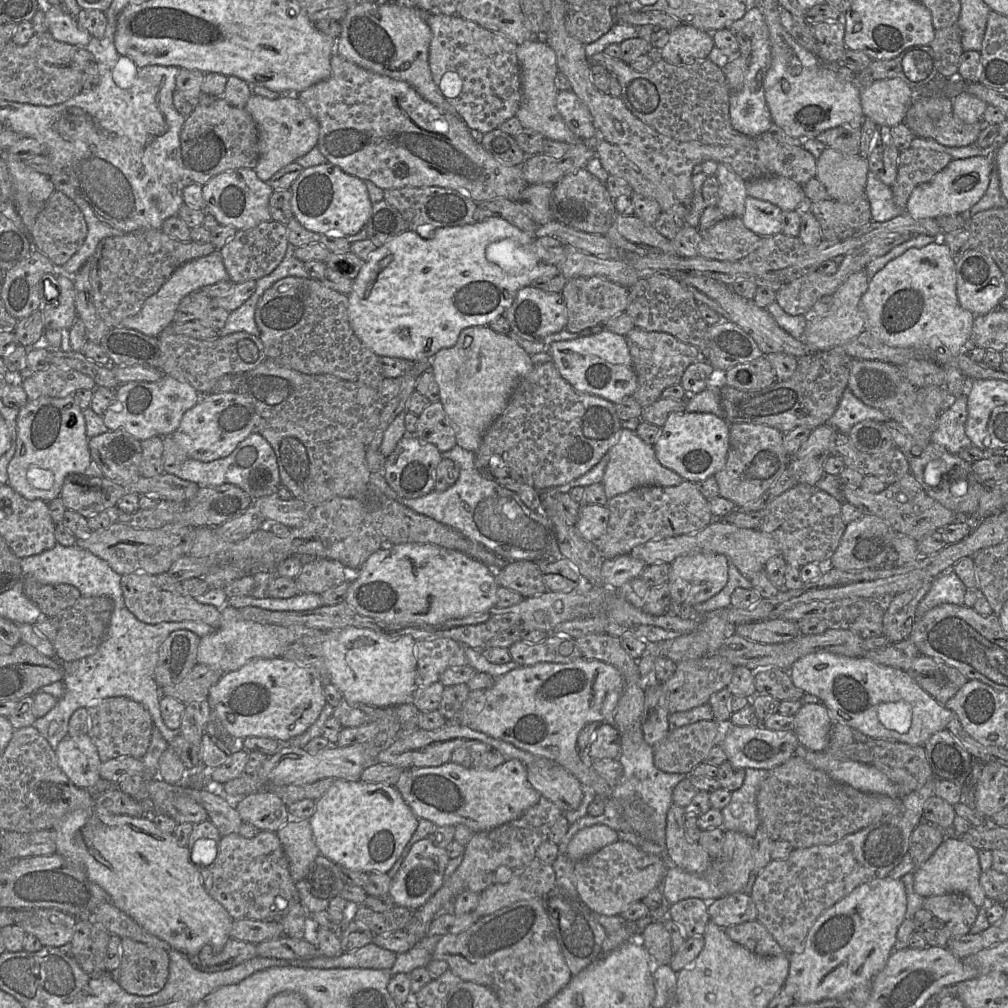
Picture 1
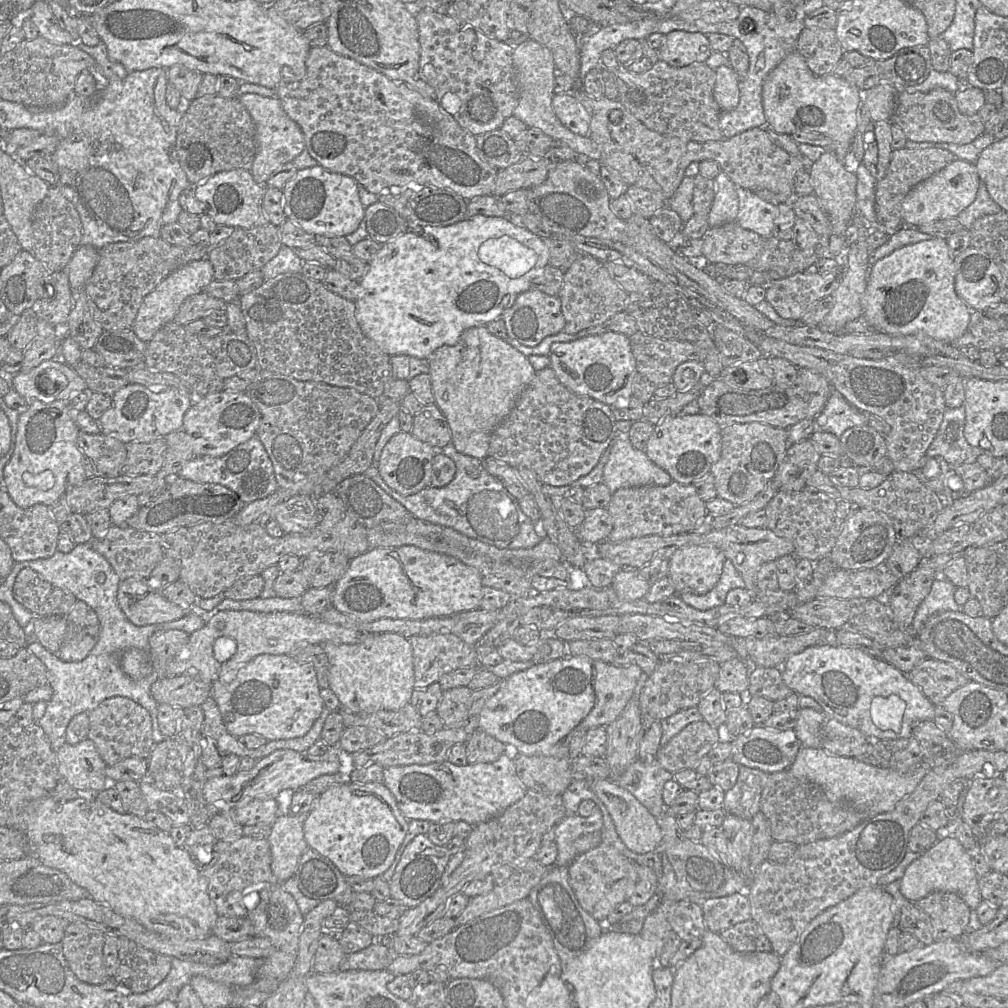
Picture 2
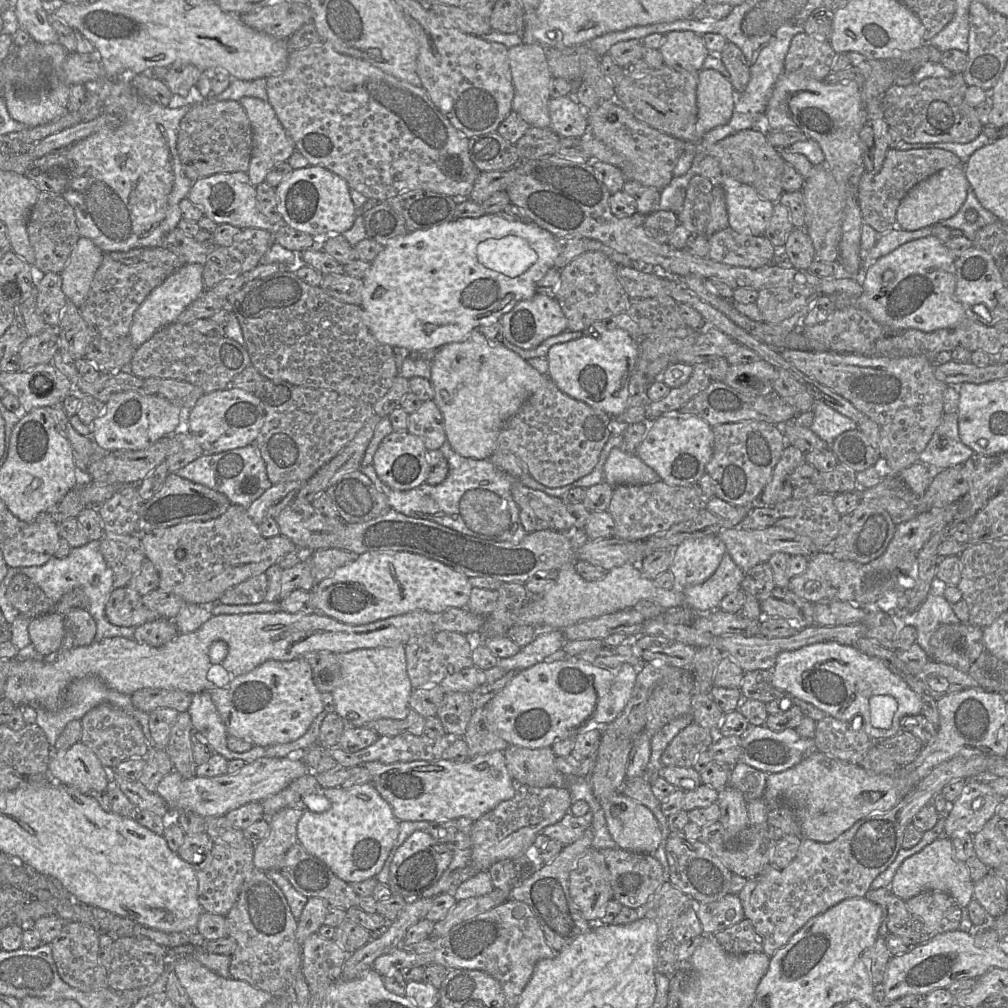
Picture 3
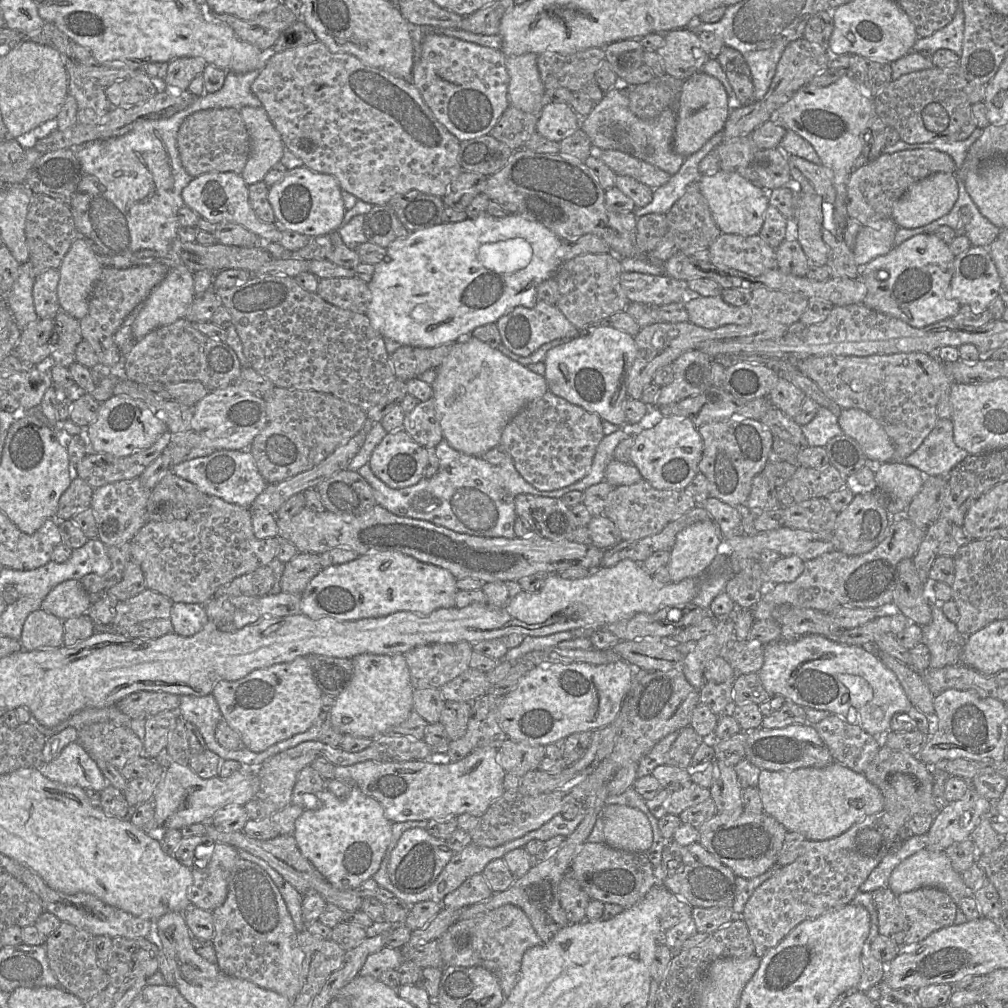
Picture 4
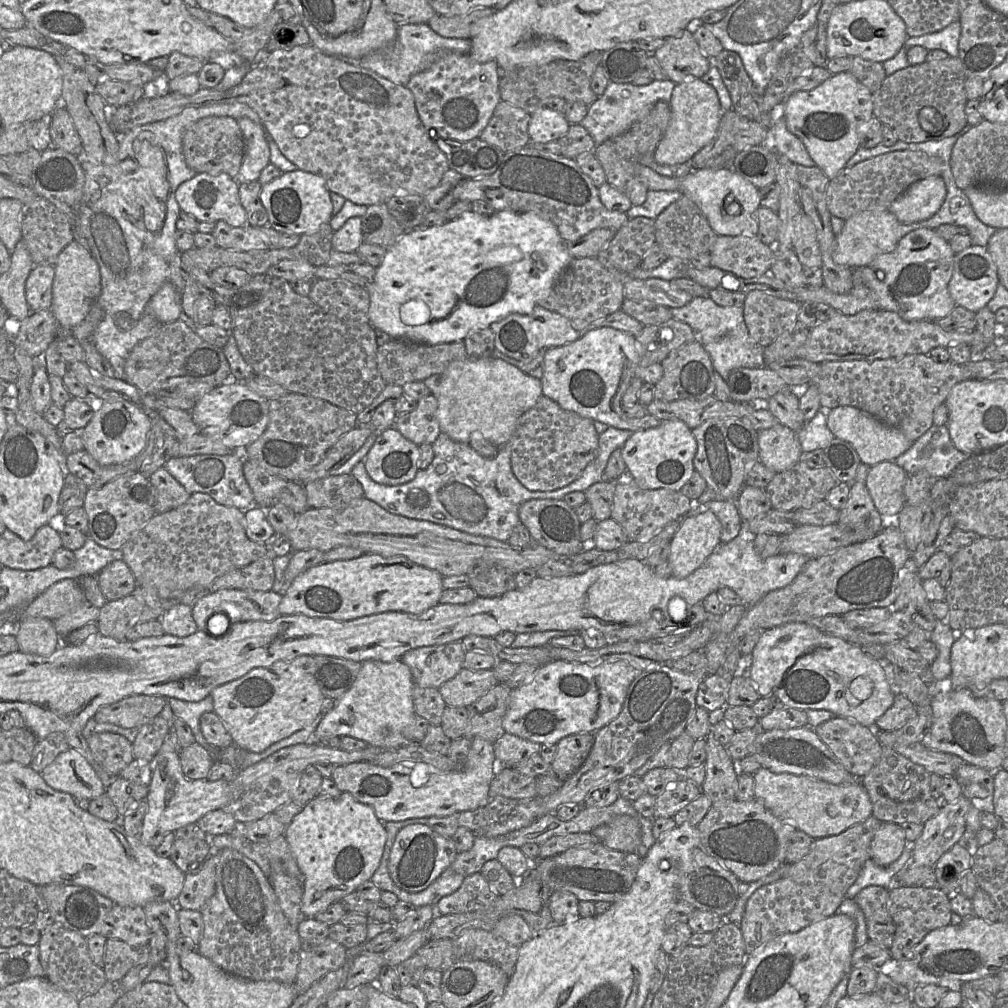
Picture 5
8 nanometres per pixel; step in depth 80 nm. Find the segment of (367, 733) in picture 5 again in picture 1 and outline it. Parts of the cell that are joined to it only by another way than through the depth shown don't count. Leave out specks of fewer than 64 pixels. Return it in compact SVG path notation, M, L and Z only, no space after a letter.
M348 626L340 629L332 629L330 631L323 632L321 635L305 636L297 641L303 644L311 650L317 650L319 654L324 658L326 666L329 670L330 680L342 694L342 698L349 703L361 703L378 708L398 706L411 701L414 691L416 690L416 675L417 675L417 659L416 659L416 640L410 635L391 636L383 633L378 633L368 628L358 628Z

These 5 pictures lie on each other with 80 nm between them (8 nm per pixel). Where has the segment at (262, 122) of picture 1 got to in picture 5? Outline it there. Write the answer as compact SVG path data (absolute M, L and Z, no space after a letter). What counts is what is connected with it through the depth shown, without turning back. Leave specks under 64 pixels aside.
M247 117L238 119L245 143L245 152L241 168L236 178L239 184L257 181L262 170L270 163L270 149L267 133L260 123Z

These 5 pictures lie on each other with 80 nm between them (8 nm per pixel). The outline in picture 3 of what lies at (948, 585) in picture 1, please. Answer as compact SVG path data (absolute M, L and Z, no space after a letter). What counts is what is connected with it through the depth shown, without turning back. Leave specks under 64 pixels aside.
M934 578L930 592L921 606L909 615L909 623L916 629L916 643L927 653L931 660L930 640L942 624L956 624L959 619L952 610L952 605L943 596L947 587L943 581Z

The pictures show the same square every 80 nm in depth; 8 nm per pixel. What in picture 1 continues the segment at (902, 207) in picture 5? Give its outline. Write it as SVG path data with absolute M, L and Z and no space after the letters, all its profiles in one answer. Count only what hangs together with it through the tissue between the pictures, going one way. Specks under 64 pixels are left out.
M990 156L952 159L941 172L912 191L904 212L914 219L963 214L980 201L988 188L993 170L995 164Z

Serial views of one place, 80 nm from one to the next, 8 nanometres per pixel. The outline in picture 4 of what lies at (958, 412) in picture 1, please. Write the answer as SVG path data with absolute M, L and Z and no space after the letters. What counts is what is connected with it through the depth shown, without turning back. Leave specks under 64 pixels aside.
M939 418L922 444L904 462L929 476L947 476L960 461L969 455L954 441L951 418Z

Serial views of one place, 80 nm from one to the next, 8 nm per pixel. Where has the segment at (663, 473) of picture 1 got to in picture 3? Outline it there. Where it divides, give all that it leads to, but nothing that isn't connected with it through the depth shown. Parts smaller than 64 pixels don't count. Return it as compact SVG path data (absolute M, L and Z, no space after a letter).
M615 447L604 464L604 481L612 487L643 485L660 481L658 474L636 454Z

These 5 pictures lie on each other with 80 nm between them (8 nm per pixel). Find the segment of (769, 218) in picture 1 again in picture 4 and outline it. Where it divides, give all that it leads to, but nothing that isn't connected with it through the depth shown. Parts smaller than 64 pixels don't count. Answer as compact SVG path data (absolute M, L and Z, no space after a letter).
M721 169L711 174L700 175L697 182L721 233L742 236L759 234L765 211L769 206L767 192L764 189L736 172Z

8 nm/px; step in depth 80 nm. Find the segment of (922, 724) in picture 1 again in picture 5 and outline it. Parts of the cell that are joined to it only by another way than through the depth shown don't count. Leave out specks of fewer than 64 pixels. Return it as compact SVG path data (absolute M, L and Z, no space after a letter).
M789 622L764 630L755 645L747 676L756 685L761 698L774 698L791 708L828 710L835 716L874 728L876 721L892 706L894 666L883 663L863 650L837 637L827 636L807 623Z

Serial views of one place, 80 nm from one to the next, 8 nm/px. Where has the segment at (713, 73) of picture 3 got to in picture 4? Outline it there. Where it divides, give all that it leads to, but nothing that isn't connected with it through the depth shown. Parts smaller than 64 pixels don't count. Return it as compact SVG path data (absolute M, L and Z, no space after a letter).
M703 71L685 79L676 100L673 150L684 157L697 152L713 135L723 130L729 113L728 95L718 79Z

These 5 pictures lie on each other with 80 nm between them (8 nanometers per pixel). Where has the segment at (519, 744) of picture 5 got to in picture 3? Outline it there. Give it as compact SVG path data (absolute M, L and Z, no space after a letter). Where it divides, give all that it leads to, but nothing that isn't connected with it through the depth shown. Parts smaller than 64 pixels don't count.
M510 745L503 751L503 753L507 770L516 782L522 785L539 788L549 786L567 787L567 784L563 785L565 775L555 768L554 760L556 755L552 752L550 747L528 749Z

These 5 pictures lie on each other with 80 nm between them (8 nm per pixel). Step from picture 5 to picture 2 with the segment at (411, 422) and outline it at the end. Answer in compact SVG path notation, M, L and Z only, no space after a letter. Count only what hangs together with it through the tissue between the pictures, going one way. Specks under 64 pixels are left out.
M425 405L414 417L411 433L419 440L441 450L452 441L452 433L446 417L439 407Z

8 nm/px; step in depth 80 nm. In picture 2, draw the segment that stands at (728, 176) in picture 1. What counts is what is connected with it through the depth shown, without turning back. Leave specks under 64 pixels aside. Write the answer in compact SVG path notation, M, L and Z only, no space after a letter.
M721 171L714 180L716 195L708 216L711 228L736 221L739 211L737 186L724 171Z

